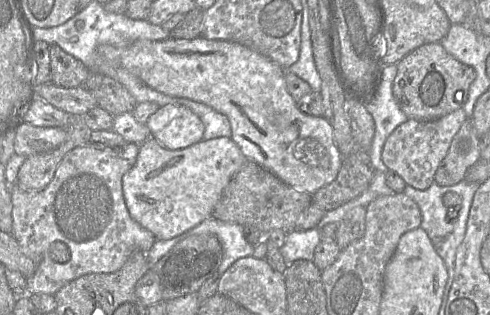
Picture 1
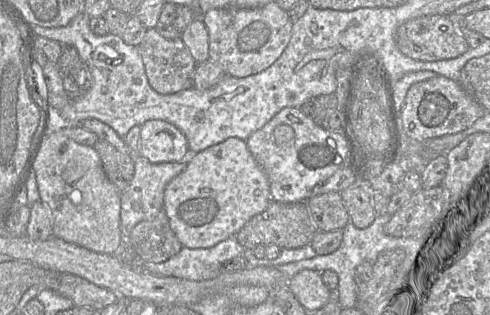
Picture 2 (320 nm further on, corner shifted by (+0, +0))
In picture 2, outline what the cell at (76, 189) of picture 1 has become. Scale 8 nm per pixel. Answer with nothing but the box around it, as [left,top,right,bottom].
[120,155,186,233]

